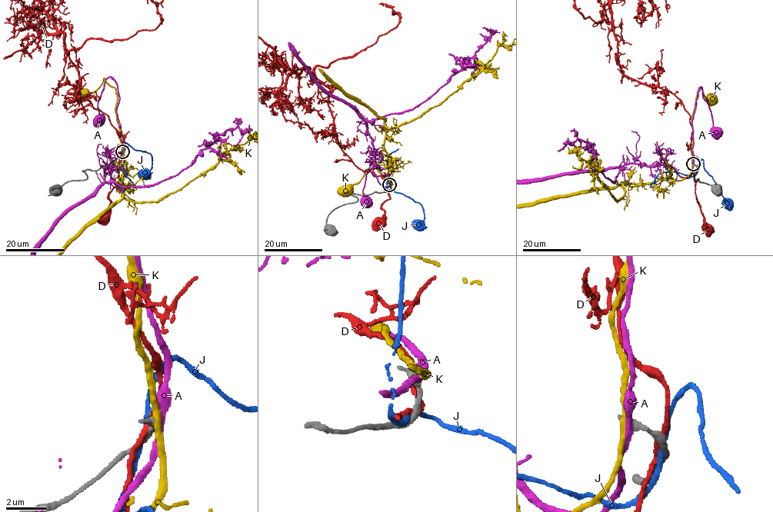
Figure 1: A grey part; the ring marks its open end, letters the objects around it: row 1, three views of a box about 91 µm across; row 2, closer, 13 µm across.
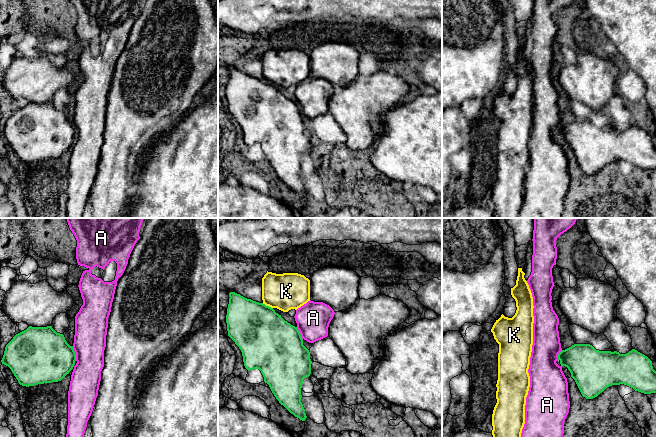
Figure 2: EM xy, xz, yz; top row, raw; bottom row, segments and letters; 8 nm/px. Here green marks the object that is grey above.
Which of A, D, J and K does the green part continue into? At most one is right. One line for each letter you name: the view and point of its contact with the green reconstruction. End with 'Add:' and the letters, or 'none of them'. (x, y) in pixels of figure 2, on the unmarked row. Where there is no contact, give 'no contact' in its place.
Add: none of them

